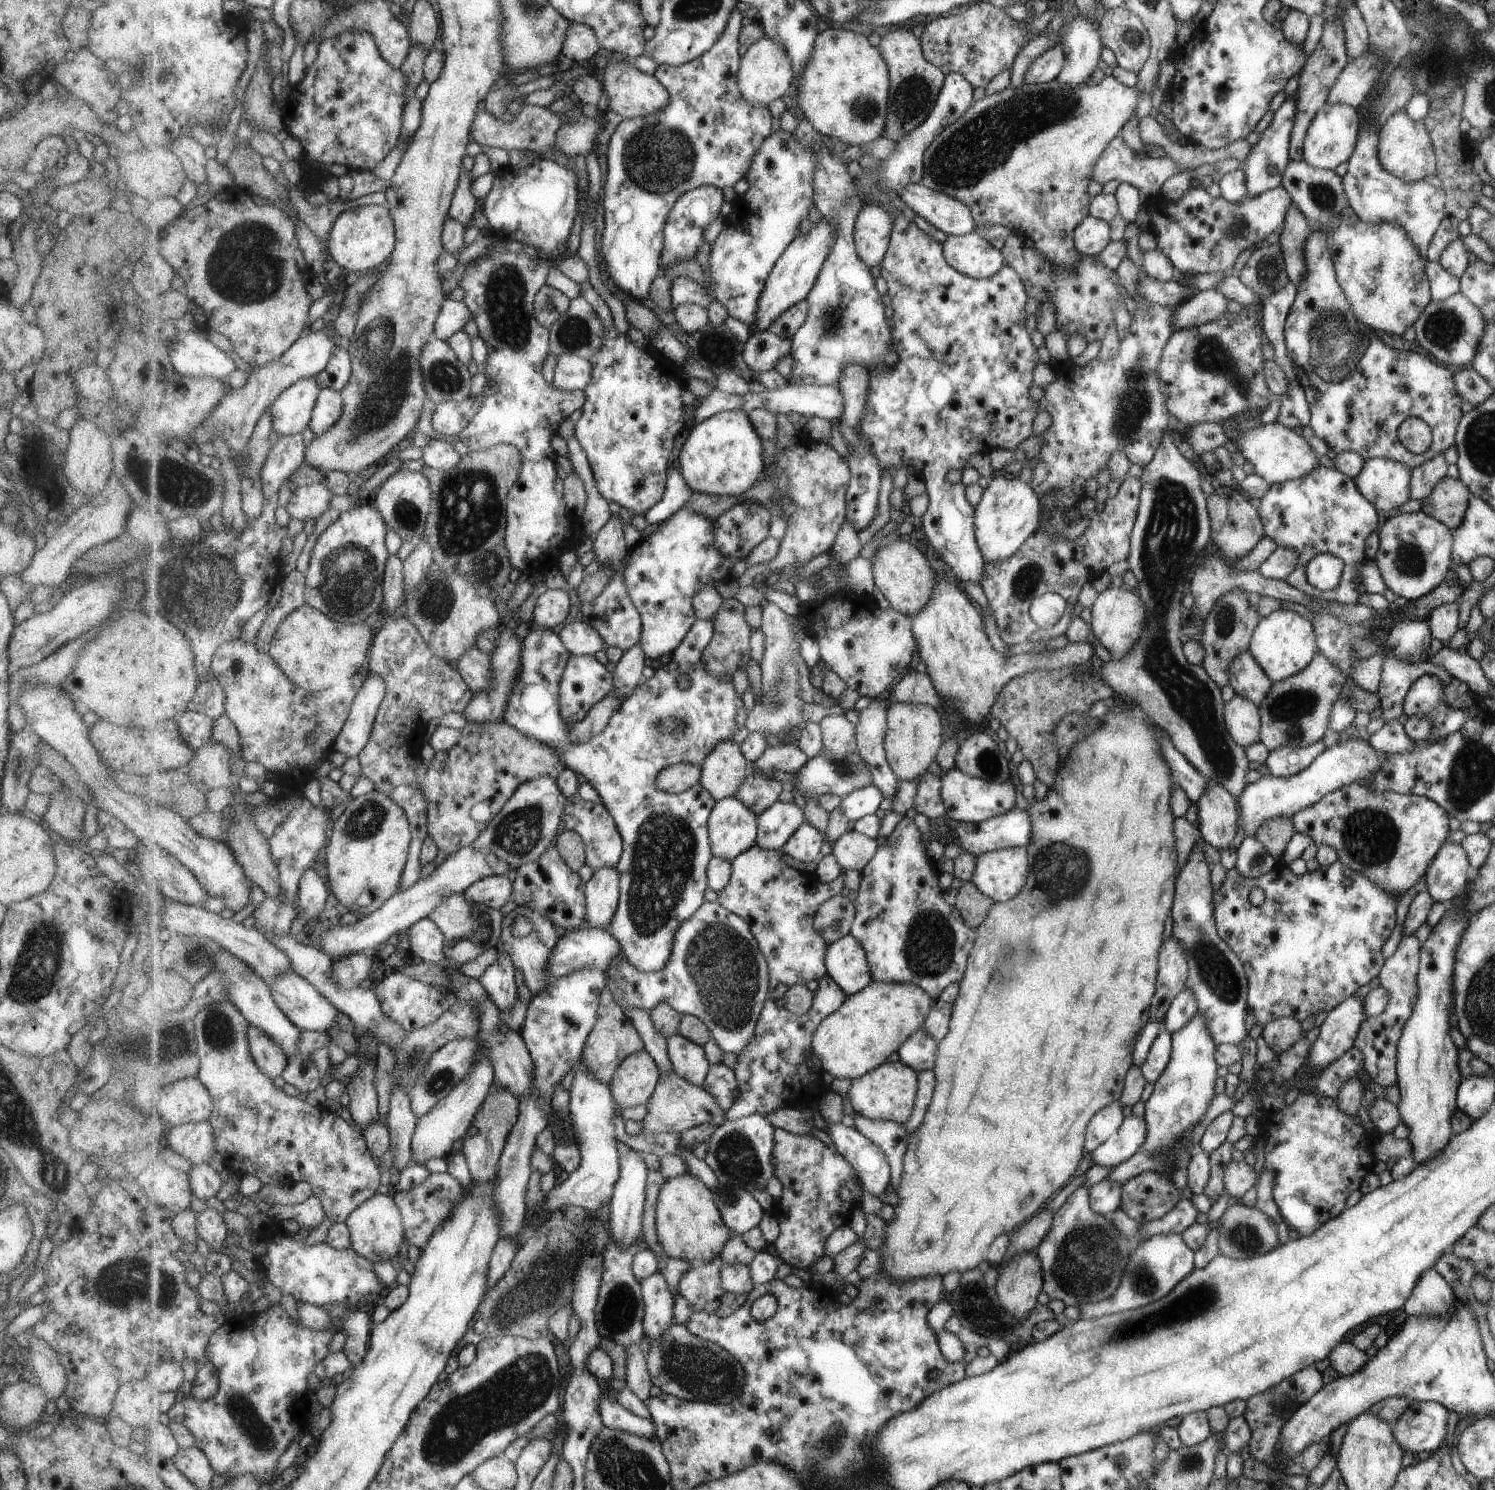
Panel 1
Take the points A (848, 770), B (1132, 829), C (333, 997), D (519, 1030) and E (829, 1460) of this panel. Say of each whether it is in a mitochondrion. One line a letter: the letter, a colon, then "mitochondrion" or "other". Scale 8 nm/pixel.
A: mitochondrion
B: other
C: other
D: other
E: mitochondrion

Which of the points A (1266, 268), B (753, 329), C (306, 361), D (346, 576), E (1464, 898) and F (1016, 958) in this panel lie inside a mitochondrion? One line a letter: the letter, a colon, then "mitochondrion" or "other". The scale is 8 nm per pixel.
A: mitochondrion
B: other
C: other
D: mitochondrion
E: other
F: mitochondrion

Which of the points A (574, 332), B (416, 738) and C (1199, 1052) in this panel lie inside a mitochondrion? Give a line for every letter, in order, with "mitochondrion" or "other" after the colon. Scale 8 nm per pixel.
A: mitochondrion
B: other
C: other

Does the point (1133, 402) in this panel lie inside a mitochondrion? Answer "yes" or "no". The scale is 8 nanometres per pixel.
yes

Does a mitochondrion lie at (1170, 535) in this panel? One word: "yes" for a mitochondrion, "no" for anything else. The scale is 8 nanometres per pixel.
yes

